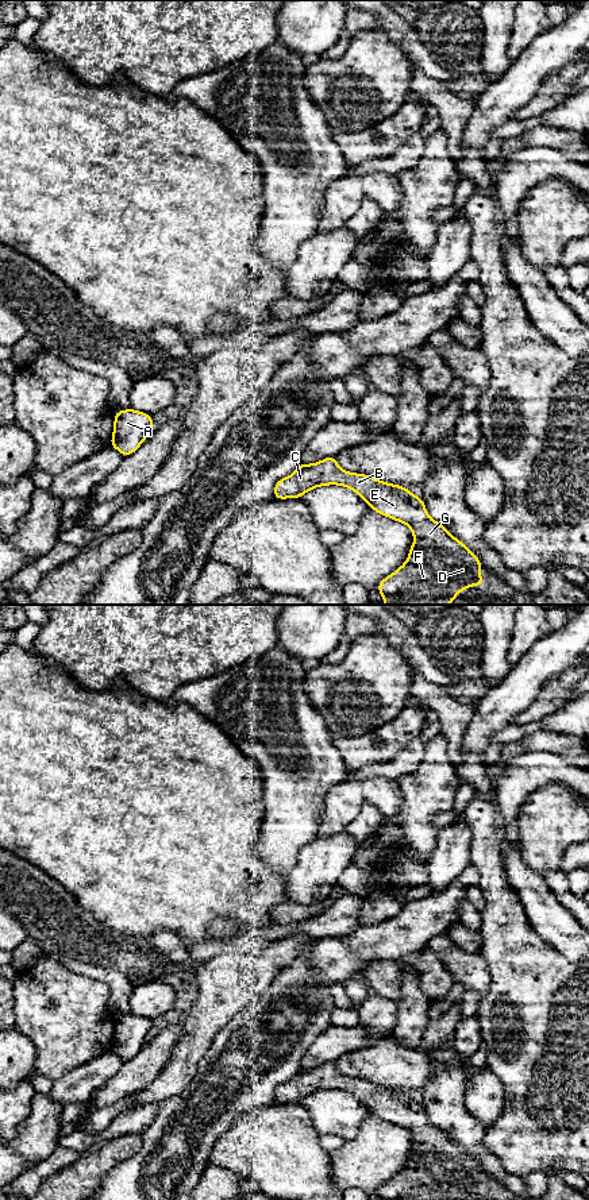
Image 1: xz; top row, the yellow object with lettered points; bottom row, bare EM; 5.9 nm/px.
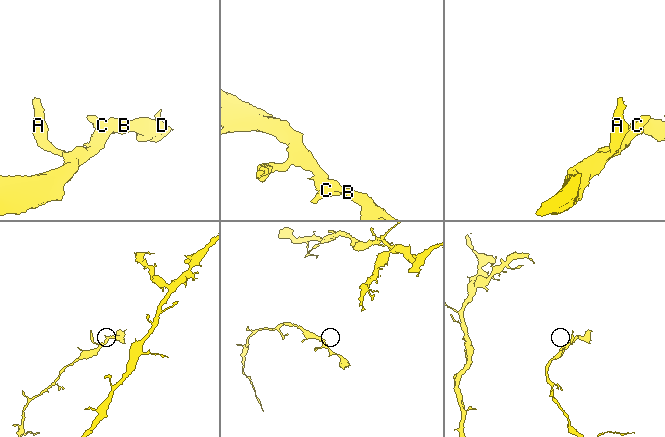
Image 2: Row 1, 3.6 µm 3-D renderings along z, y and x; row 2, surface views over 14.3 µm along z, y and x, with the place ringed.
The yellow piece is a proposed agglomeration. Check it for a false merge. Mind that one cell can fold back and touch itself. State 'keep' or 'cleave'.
keep

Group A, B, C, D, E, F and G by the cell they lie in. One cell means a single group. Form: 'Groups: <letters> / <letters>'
Groups: A B C D E F G

